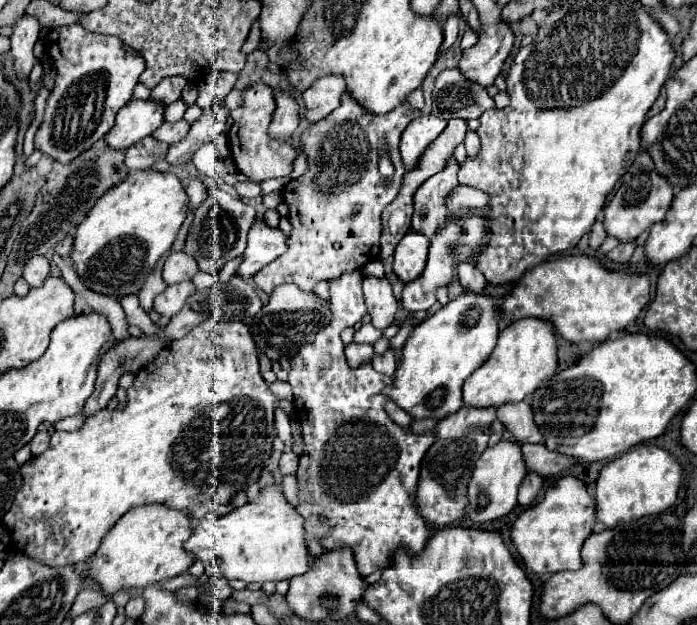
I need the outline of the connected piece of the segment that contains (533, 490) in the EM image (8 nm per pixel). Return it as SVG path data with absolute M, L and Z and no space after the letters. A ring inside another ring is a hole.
M527 473L527 477L523 479L523 483L519 487L519 503L525 505L525 507L531 505L535 501L537 493L541 491L541 487L543 487L543 477Z

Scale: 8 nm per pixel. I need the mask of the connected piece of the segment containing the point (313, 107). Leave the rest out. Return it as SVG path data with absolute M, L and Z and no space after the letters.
M327 75L327 77L317 79L303 93L305 107L307 107L305 117L311 123L317 123L319 119L327 117L331 111L335 111L339 107L343 91L345 91L345 79L343 79L343 75Z

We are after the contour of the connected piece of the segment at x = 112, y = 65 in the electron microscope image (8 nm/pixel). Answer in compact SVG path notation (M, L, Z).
M77 23L55 27L45 39L45 43L47 43L47 53L55 63L57 79L55 79L55 89L47 99L43 123L35 135L35 147L47 153L49 157L55 157L61 163L69 163L77 155L87 151L113 127L115 115L133 97L133 89L139 83L139 75L145 71L145 59L135 51L125 51L123 43L117 37L87 31Z

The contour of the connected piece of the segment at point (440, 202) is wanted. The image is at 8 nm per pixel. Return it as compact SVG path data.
M451 157L443 171L427 179L415 193L415 213L413 213L413 231L419 231L433 239L435 229L447 217L447 199L459 187L457 181L459 163Z

